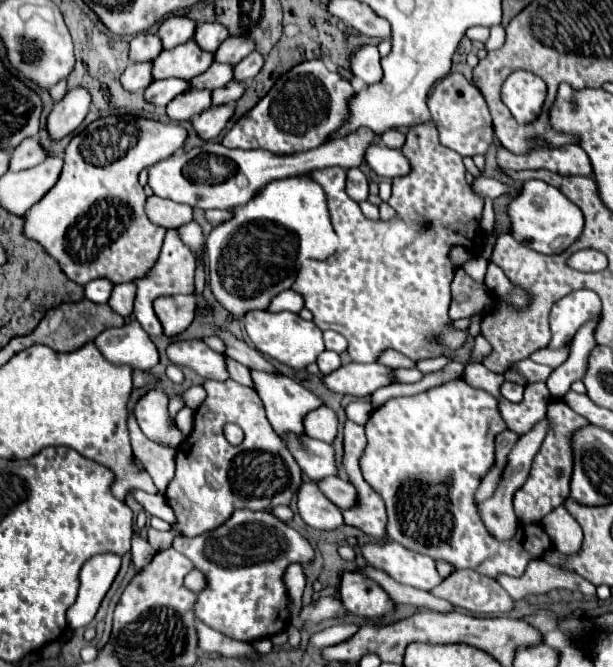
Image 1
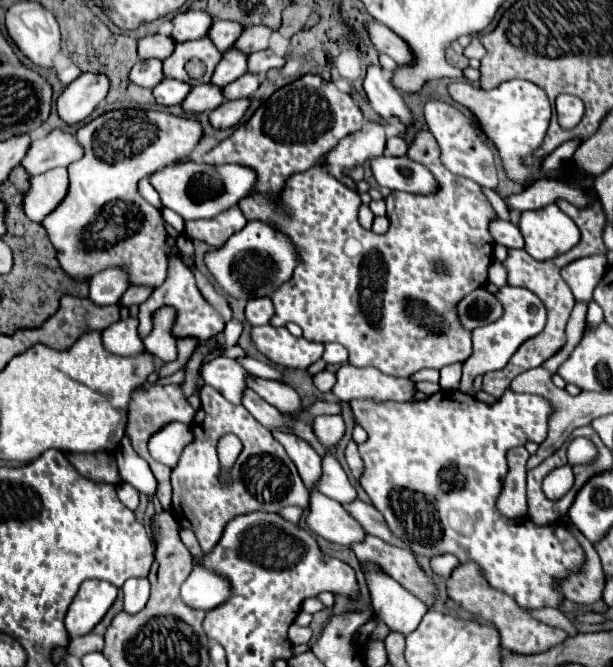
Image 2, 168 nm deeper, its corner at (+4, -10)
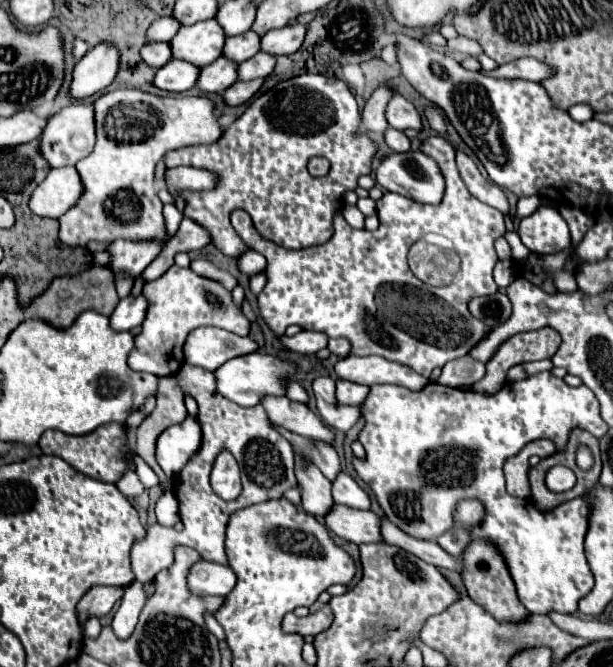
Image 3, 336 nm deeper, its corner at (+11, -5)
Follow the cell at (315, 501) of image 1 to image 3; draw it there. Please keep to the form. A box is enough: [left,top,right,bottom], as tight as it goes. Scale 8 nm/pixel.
[323,503,381,545]

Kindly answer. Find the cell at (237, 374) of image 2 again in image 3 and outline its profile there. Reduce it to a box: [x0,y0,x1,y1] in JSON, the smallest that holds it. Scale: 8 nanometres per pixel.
[213,351,295,407]

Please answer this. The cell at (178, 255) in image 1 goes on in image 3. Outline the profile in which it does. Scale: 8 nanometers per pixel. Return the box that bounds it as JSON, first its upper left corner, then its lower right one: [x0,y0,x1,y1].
[129,265,249,375]

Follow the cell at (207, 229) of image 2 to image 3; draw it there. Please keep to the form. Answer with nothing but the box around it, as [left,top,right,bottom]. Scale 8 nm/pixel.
[165,75,375,257]

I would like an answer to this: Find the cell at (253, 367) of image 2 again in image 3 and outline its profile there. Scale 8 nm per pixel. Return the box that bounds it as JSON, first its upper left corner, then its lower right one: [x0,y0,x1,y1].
[285,379,307,403]

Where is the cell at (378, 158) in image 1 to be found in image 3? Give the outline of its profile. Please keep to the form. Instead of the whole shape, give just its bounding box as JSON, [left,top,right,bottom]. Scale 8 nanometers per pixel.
[375,151,445,205]

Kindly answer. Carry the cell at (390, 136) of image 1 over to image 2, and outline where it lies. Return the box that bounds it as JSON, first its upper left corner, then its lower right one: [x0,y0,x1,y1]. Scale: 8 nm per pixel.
[386,136,408,156]

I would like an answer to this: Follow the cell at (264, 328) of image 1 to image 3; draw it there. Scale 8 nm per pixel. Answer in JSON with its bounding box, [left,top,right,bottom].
[279,331,327,355]

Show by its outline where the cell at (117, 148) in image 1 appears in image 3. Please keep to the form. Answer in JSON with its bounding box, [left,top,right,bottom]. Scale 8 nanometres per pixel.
[59,89,221,247]

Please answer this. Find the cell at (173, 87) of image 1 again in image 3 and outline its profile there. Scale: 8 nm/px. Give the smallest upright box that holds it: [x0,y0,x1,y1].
[153,59,199,93]

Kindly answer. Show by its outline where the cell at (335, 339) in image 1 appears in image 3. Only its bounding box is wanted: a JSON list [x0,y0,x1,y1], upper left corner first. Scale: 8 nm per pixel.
[327,339,351,357]

